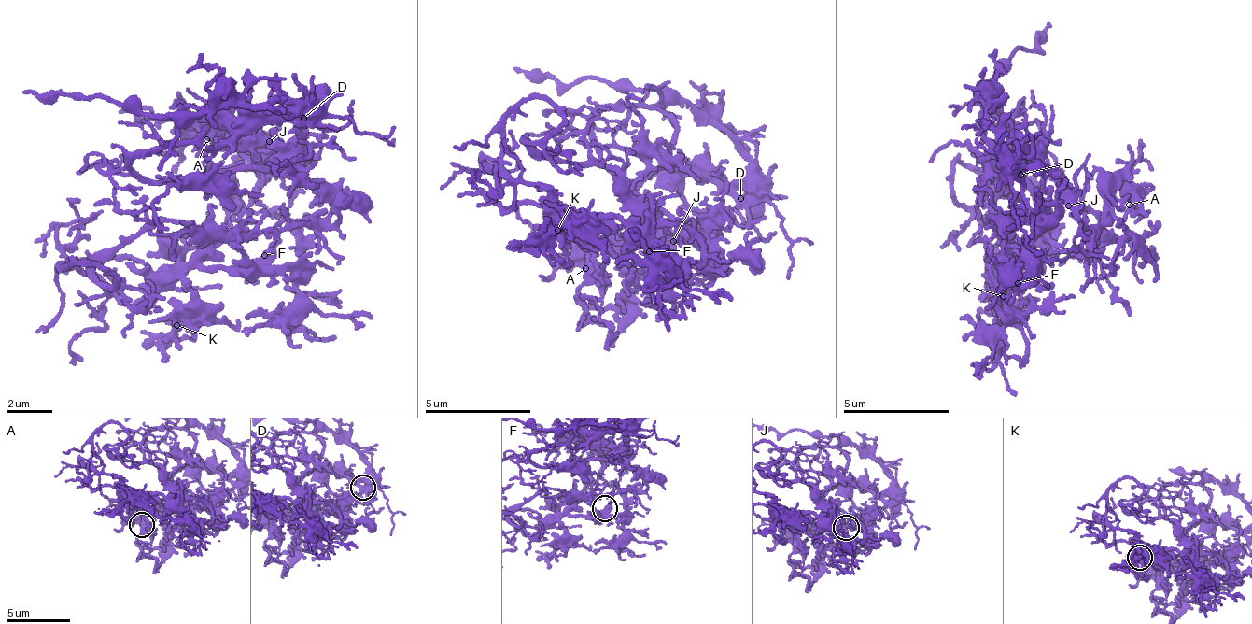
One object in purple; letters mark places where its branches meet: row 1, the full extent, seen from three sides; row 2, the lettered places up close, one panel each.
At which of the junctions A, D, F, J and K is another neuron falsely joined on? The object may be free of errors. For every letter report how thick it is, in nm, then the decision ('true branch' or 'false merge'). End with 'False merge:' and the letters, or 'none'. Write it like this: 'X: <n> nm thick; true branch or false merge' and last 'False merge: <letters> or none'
A: 360 nm thick; true branch
D: 400 nm thick; true branch
F: 360 nm thick; true branch
J: 360 nm thick; true branch
K: 380 nm thick; true branch
False merge: none

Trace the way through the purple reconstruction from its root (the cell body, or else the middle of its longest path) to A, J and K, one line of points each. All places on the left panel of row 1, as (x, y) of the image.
A: (281, 245), (301, 241), (287, 216), (288, 192), (212, 128), (199, 127), (206, 139)
J: (281, 245), (301, 241), (287, 216), (288, 188), (268, 170), (268, 151), (279, 147), (269, 141)
K: (281, 245), (234, 266), (219, 269), (204, 265), (189, 277), (192, 310), (176, 320), (176, 325)

